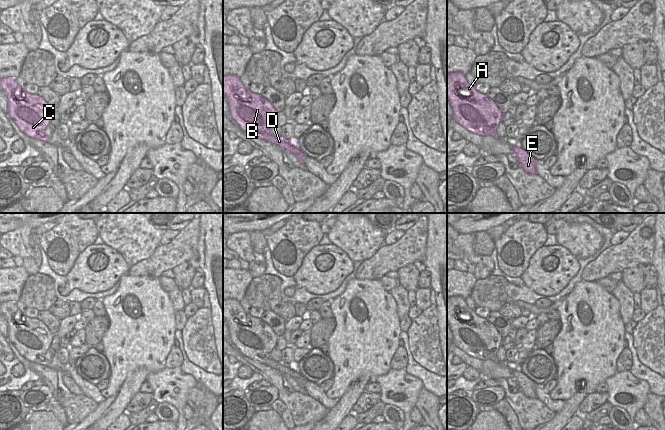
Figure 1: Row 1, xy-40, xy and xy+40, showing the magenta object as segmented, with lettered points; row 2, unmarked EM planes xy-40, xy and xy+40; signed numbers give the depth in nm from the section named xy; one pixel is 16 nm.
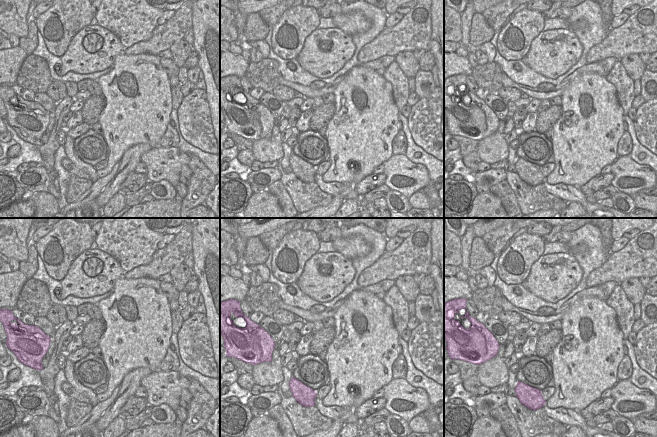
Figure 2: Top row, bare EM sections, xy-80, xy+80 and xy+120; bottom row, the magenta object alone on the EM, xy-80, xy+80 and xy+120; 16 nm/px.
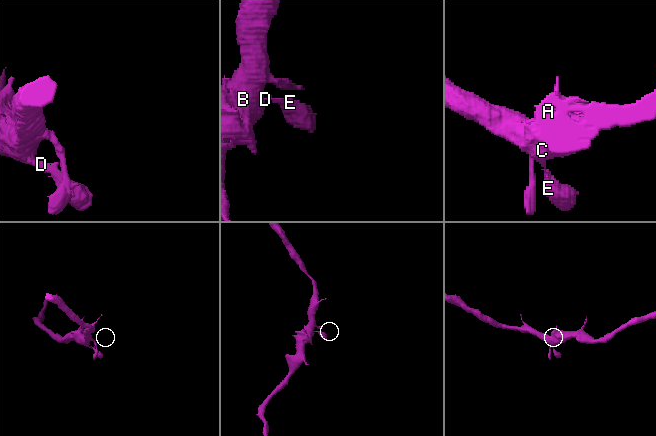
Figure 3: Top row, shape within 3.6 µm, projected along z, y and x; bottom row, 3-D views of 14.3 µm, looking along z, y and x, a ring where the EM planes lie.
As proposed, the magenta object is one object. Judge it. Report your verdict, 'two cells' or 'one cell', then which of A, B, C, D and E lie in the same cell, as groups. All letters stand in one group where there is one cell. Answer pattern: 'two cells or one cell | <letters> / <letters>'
one cell | A B C D E

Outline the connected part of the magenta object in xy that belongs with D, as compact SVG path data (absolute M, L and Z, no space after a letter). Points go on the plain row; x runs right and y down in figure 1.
M235 299L223 300L223 318L227 323L231 341L243 355L275 368L282 374L289 374L305 389L307 379L296 370L297 363L285 364L271 358L278 336L265 321L244 311L240 302Z

